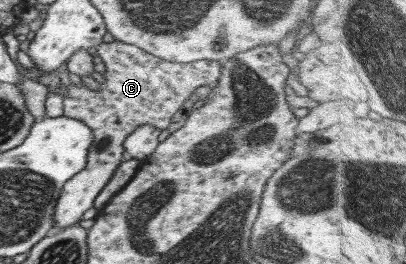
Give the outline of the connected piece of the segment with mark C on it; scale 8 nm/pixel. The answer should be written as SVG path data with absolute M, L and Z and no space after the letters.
M114 40L113 42L101 42L96 47L96 55L101 58L105 70L103 79L105 82L100 85L98 92L92 92L85 86L75 86L71 84L67 90L62 93L62 115L82 121L89 129L93 136L88 154L86 155L86 164L81 171L78 171L71 179L68 179L62 185L59 199L53 212L52 232L68 226L77 224L81 220L81 215L93 206L95 197L101 191L101 188L107 183L111 175L123 157L122 141L127 134L135 129L138 125L149 124L158 130L166 129L171 119L171 115L181 107L185 99L193 93L194 89L201 85L212 86L220 76L220 63L218 61L197 60L170 62L159 57L155 57L138 47L121 43Z

